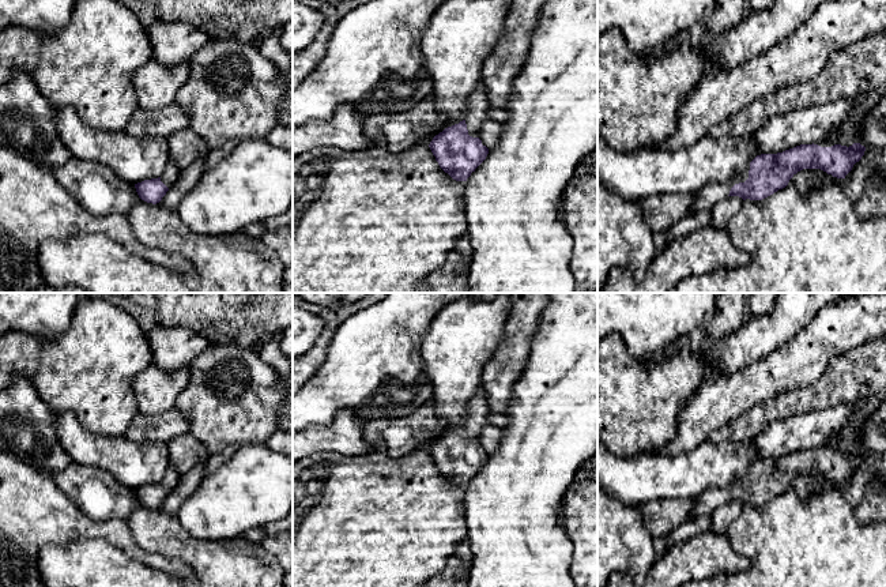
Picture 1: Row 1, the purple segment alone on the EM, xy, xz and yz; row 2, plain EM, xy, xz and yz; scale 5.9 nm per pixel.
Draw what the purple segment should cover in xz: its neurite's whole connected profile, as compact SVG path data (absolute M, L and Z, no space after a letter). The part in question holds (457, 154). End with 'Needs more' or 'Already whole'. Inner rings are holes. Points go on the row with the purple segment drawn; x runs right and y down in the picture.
M483 82L467 99L465 118L459 124L445 128L436 135L429 147L436 157L440 168L456 181L467 181L472 172L486 159L489 148L482 144L479 131L482 124L489 118L489 97Z. Needs more

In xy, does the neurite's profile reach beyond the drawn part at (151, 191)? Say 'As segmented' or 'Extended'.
Extended

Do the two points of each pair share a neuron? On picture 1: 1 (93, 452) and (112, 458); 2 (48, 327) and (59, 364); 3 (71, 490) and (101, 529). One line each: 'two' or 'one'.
1: one
2: two
3: two

